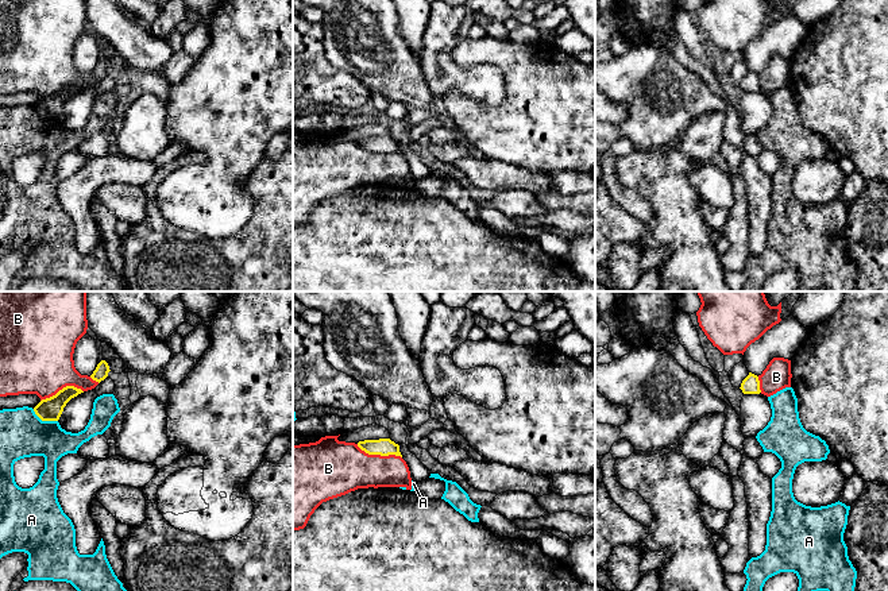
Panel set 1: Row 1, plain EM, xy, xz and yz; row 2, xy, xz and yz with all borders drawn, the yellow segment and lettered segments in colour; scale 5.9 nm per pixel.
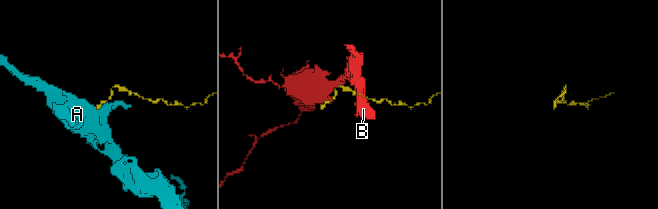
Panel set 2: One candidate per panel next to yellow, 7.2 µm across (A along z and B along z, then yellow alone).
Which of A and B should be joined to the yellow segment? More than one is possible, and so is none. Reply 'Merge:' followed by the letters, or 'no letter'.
Merge: no letter

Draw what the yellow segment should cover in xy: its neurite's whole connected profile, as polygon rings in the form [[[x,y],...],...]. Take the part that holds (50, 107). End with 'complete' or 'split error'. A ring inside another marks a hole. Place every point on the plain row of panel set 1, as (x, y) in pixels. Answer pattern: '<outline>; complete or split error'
[[[66,84],[55,93],[42,97],[34,109],[42,119],[58,119],[66,101],[81,90],[84,90],[81,86]]]; complete

